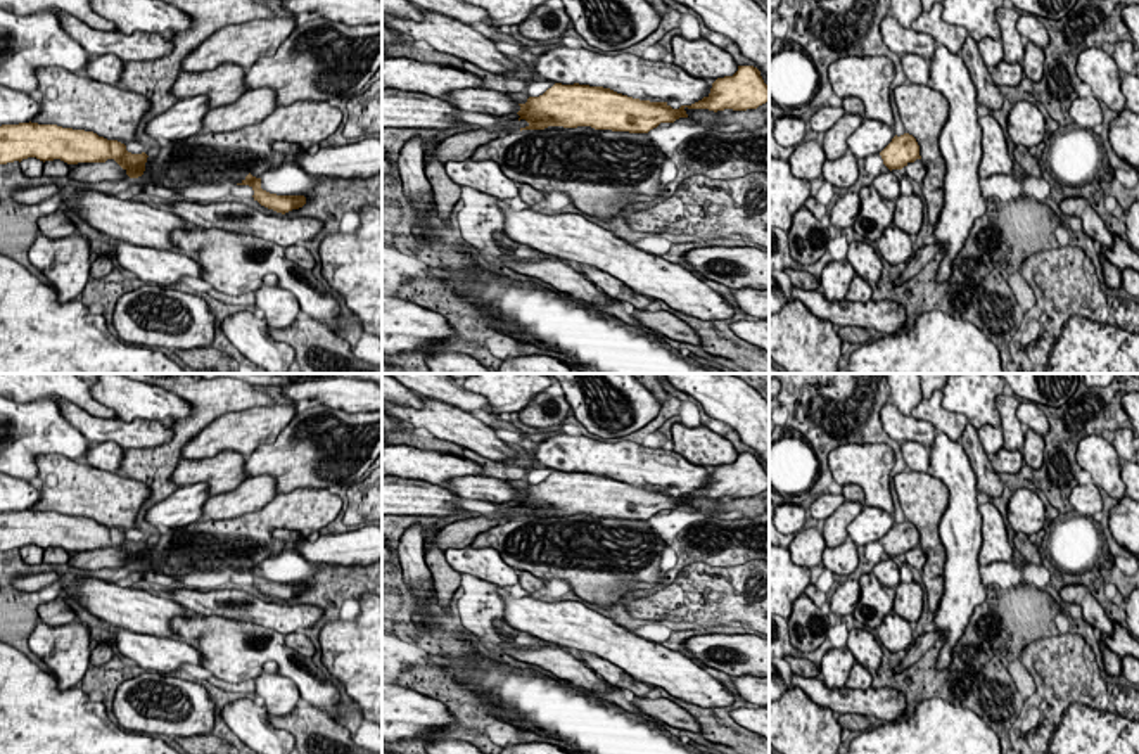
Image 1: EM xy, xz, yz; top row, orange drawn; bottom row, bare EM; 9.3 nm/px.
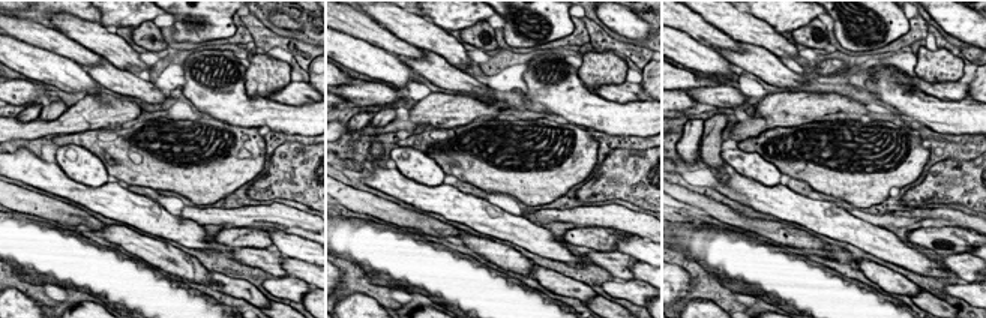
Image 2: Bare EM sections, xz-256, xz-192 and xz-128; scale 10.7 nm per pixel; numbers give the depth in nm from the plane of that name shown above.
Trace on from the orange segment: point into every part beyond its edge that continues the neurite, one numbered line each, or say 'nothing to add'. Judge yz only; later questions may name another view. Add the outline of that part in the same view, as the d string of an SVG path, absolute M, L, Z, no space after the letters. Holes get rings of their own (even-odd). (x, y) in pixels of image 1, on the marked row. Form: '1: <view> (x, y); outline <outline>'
1: yz (916, 170); outline M916 159L914 163L907 163L904 168L902 168L904 175L909 178L909 180L914 180L918 183L923 183L923 178L926 175L926 168L925 164L921 163L921 159Z

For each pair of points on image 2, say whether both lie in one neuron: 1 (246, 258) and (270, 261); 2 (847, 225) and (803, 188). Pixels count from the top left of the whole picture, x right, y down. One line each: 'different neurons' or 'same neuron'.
1: same neuron
2: different neurons

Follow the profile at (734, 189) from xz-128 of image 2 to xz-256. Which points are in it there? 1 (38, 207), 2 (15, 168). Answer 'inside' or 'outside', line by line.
1: outside
2: inside

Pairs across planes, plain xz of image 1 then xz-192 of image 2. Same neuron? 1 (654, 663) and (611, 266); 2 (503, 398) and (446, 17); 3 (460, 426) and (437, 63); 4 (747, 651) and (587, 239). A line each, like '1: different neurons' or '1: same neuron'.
1: different neurons
2: same neuron
3: same neuron
4: same neuron

